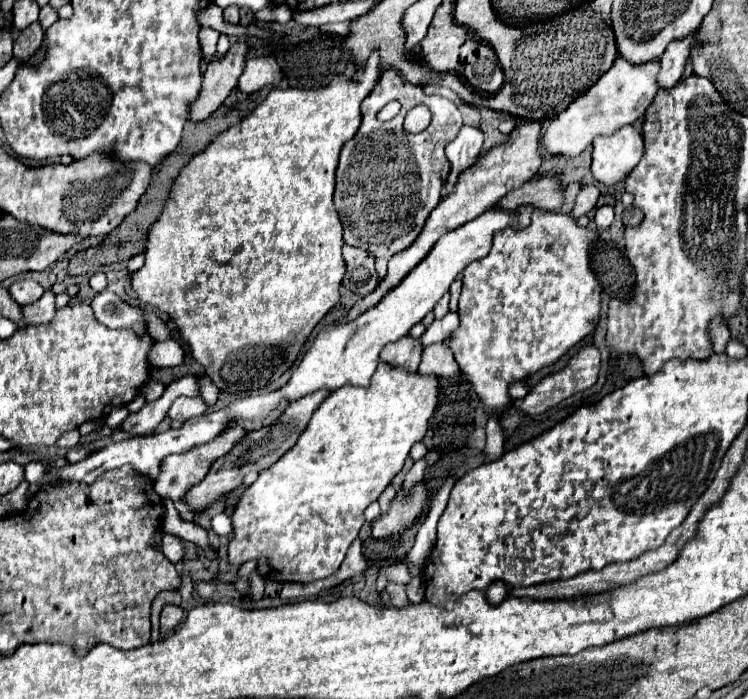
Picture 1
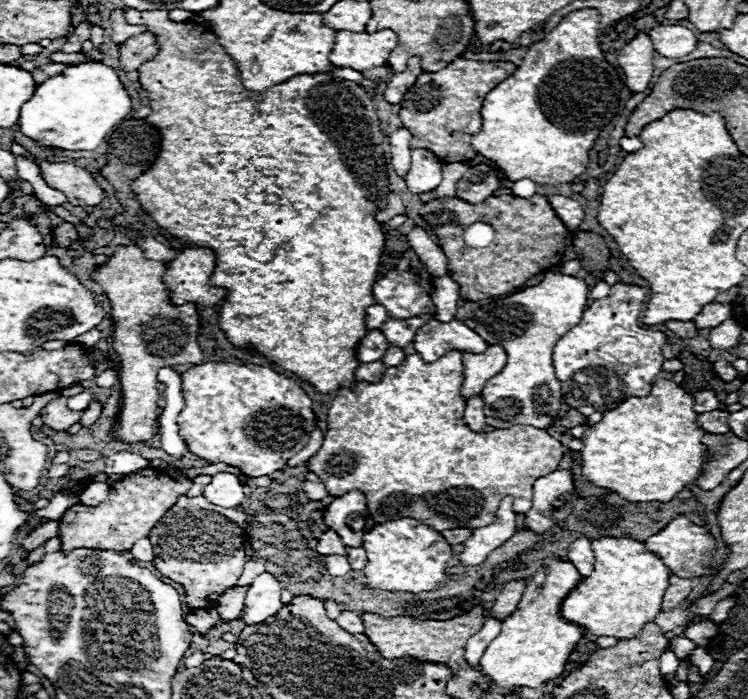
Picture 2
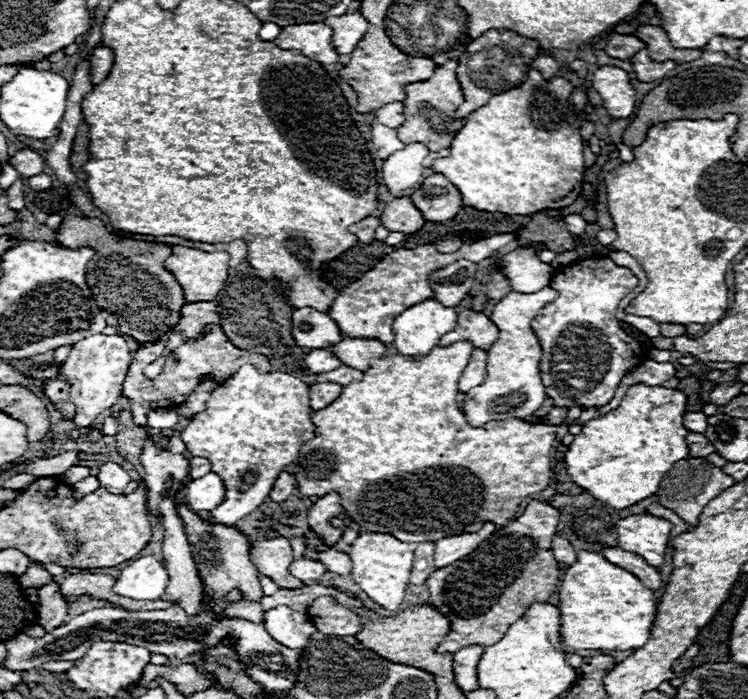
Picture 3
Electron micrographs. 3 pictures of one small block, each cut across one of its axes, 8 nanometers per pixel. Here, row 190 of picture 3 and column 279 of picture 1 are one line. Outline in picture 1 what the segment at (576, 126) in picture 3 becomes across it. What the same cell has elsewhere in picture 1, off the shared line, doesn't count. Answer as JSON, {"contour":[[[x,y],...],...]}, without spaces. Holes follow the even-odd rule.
{"contour":[[[380,362],[372,380],[370,380],[370,386],[366,388],[340,388],[340,392],[332,392],[332,396],[328,396],[320,406],[318,410],[314,412],[308,428],[302,432],[302,436],[298,438],[296,446],[292,450],[288,450],[276,464],[272,464],[270,468],[262,470],[258,480],[244,490],[234,514],[232,514],[232,524],[234,524],[234,540],[230,542],[228,546],[228,556],[230,556],[230,564],[234,566],[242,566],[244,562],[248,560],[258,560],[258,572],[264,576],[264,578],[276,578],[278,576],[268,576],[272,572],[282,572],[284,574],[284,582],[292,580],[292,582],[314,582],[314,580],[322,580],[322,578],[328,578],[332,574],[336,574],[336,570],[340,568],[342,560],[344,560],[344,554],[346,550],[350,548],[350,544],[356,540],[358,532],[360,532],[360,526],[364,524],[364,510],[368,504],[376,502],[378,496],[386,490],[386,486],[392,482],[392,478],[402,470],[406,458],[408,458],[408,452],[410,448],[416,444],[416,442],[422,442],[422,438],[426,436],[428,432],[428,420],[432,418],[436,406],[438,406],[438,396],[440,396],[440,378],[436,374],[418,374],[418,372],[408,372],[406,368],[400,368],[400,366],[392,366],[392,364],[386,364],[386,362]]]}

